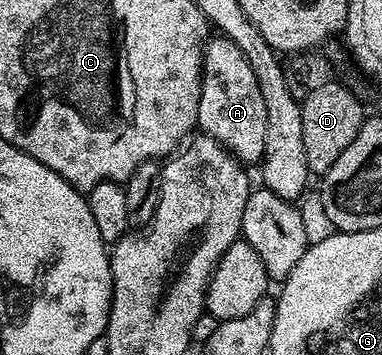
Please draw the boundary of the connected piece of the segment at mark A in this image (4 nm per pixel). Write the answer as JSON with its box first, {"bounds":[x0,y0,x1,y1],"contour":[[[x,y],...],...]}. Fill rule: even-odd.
{"bounds":[197,36,267,163],"contour":[[[222,36],[212,37],[203,47],[203,83],[197,126],[206,137],[217,140],[240,162],[258,163],[262,159],[267,127],[265,96],[261,94],[261,84],[257,84],[249,60],[245,60],[245,52],[241,52],[233,40]]]}

